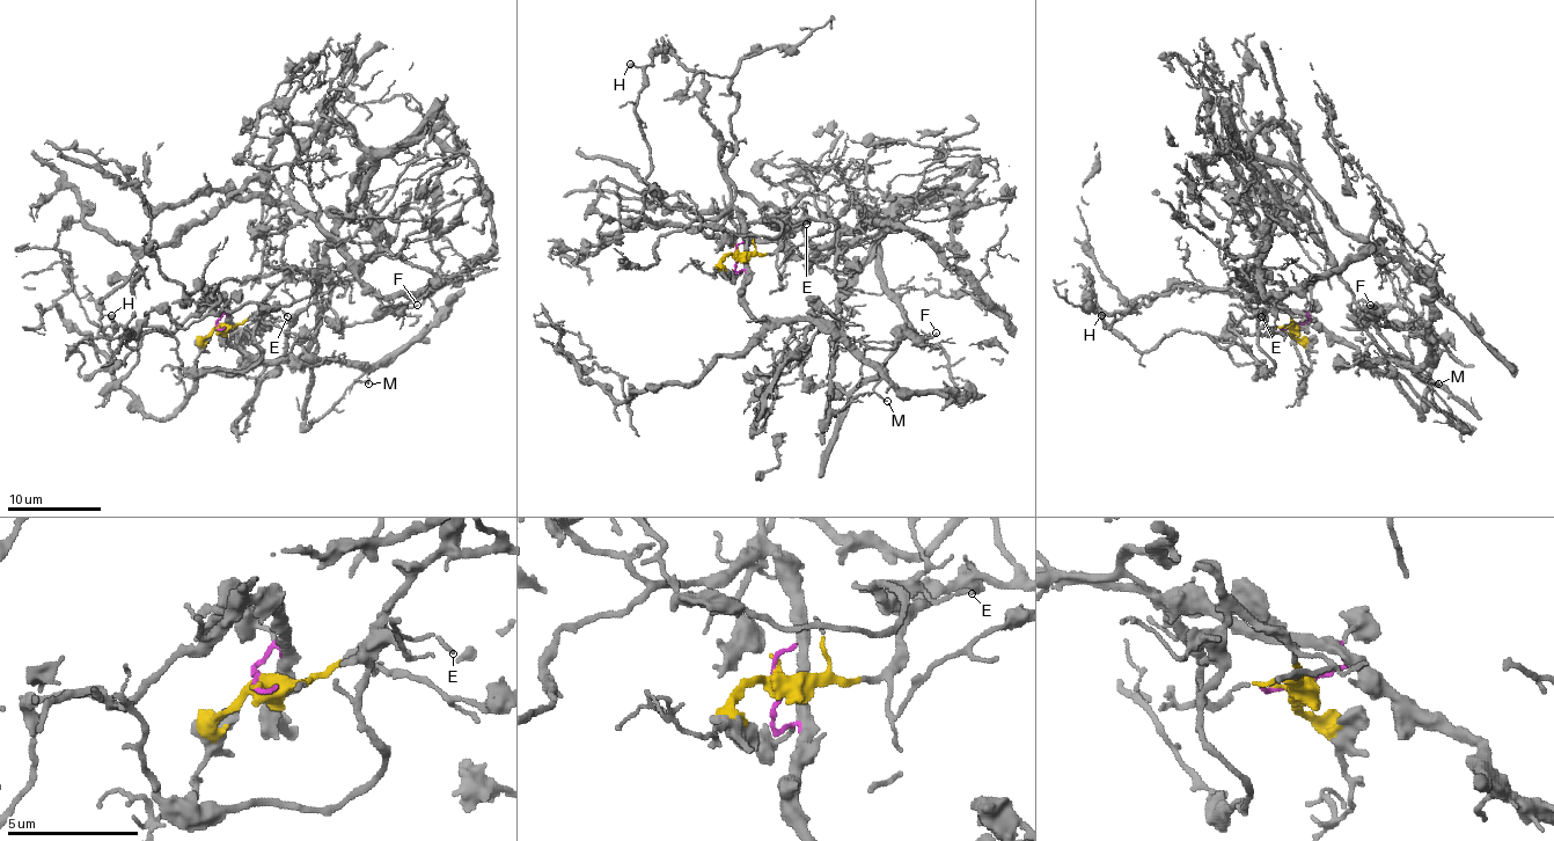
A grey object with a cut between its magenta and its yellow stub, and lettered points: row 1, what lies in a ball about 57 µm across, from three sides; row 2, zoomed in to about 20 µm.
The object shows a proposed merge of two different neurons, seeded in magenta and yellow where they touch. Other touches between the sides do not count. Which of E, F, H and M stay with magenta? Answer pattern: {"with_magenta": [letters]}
{"with_magenta": ["H", "M"]}

